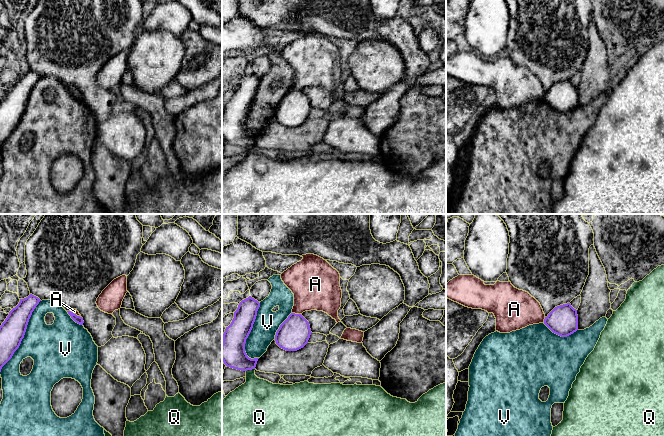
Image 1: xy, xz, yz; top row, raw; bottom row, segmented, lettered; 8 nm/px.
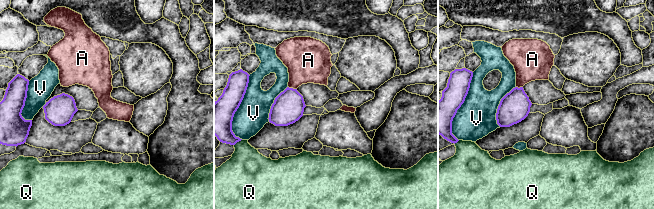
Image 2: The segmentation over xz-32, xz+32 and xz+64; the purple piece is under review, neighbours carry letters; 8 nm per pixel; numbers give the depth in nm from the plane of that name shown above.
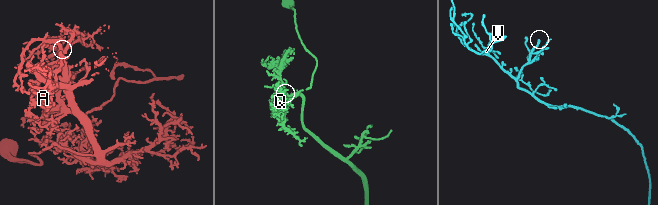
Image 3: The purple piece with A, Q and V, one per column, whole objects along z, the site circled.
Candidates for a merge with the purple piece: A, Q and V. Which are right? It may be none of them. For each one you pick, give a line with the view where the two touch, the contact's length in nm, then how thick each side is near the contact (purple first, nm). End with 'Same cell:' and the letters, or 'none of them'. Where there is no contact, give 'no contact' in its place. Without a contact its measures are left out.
Same cell: none of them

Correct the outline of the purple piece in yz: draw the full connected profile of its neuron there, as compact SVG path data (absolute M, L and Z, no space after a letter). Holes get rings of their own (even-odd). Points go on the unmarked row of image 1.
M570 79L555 83L544 95L544 100L555 110L567 113L578 106L578 91Z

